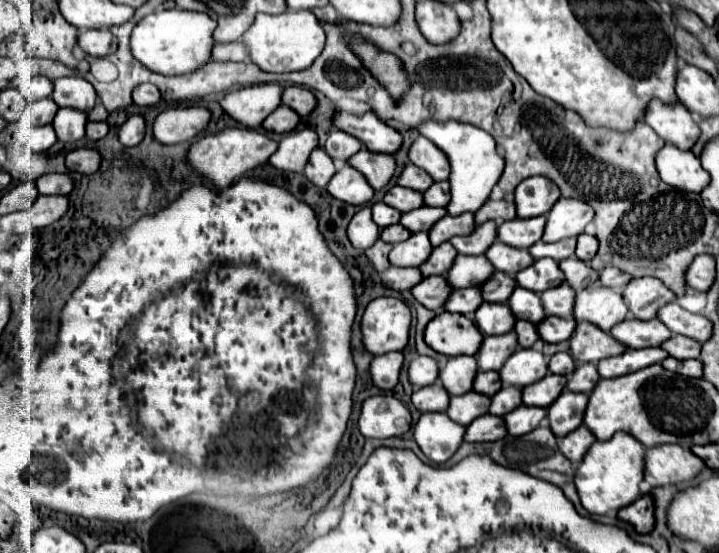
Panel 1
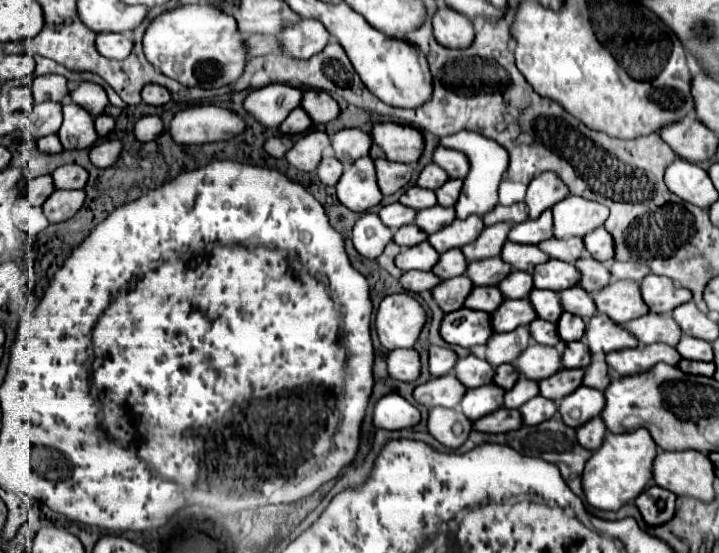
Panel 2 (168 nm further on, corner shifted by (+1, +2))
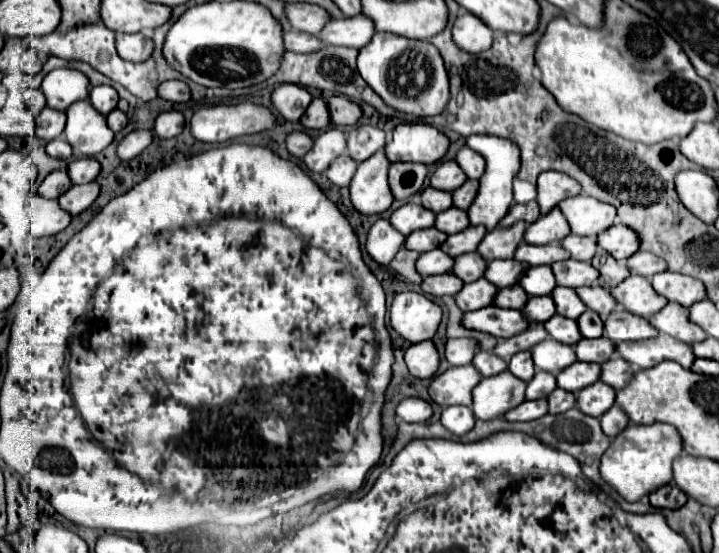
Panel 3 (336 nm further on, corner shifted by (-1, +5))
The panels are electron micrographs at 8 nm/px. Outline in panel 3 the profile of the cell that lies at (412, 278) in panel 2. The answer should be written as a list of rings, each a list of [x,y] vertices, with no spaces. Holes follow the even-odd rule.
[[[440,273],[440,275],[428,275],[428,277],[422,277],[422,283],[420,283],[420,289],[424,293],[430,293],[430,295],[436,295],[436,297],[442,297],[442,295],[454,295],[462,289],[464,283],[460,283],[460,279],[452,273]]]

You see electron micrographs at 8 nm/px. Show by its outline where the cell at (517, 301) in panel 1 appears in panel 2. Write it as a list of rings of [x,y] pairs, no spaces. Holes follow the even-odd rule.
[[[532,290],[530,302],[536,308],[538,316],[548,322],[556,322],[558,316],[564,312],[562,304],[558,300],[558,292],[554,292],[554,290]]]

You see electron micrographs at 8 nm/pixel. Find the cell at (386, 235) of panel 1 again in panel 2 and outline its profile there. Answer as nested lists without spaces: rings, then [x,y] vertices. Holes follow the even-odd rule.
[[[410,224],[410,226],[404,226],[400,228],[396,234],[394,234],[394,242],[398,246],[404,246],[404,248],[410,248],[414,244],[420,244],[420,242],[426,242],[428,240],[428,234],[422,232],[416,224]]]

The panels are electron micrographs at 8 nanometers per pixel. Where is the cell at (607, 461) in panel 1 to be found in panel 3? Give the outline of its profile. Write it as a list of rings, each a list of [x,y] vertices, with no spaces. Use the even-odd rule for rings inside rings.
[[[652,423],[652,425],[628,425],[620,435],[616,435],[610,447],[602,455],[600,477],[626,501],[634,503],[644,499],[650,491],[668,485],[672,481],[672,463],[682,453],[680,435],[672,425]]]

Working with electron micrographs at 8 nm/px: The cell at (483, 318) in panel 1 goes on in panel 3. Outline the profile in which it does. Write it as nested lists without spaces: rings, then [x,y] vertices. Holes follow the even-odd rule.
[[[548,295],[528,297],[526,305],[522,307],[522,313],[528,319],[528,323],[544,323],[544,321],[548,321],[548,317],[552,317],[556,313],[556,307],[552,305],[552,297],[548,297]]]

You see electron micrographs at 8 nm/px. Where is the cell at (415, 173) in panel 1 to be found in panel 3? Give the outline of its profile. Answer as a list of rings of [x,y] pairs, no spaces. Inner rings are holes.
[[[444,161],[436,167],[436,171],[430,177],[430,185],[442,191],[452,191],[460,187],[466,181],[464,171],[456,165],[456,161]]]

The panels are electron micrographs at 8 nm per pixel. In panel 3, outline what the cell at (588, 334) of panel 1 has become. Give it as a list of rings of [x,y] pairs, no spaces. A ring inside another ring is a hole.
[[[620,305],[608,315],[608,319],[604,321],[604,335],[614,341],[642,341],[642,339],[650,339],[656,337],[656,329],[652,329],[648,325],[646,319],[636,317],[624,309],[620,309]]]

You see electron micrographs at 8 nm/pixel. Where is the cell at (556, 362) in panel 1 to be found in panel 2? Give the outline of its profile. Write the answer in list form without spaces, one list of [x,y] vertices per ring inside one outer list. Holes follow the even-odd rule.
[[[582,340],[566,344],[564,356],[562,356],[564,368],[586,368],[590,364],[590,360],[592,360],[590,350],[586,348],[586,344]]]

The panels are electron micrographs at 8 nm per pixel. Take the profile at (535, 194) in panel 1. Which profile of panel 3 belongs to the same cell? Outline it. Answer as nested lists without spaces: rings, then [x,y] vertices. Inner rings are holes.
[[[544,171],[538,177],[538,199],[536,201],[540,205],[542,215],[554,209],[560,201],[574,197],[578,193],[580,193],[580,183],[560,171]]]

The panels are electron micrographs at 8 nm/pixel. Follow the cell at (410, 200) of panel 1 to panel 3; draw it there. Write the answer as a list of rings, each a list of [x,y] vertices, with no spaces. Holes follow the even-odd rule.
[[[426,187],[420,193],[420,201],[422,201],[422,207],[426,207],[434,213],[440,213],[440,211],[452,207],[452,195],[448,191],[440,191],[434,187]]]

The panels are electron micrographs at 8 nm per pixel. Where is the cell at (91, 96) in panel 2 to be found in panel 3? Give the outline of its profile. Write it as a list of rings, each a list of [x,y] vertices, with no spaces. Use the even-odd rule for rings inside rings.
[[[98,85],[98,87],[92,87],[90,89],[90,95],[88,95],[92,107],[102,113],[102,115],[108,115],[116,103],[118,103],[118,93],[116,89],[112,89],[110,85]]]

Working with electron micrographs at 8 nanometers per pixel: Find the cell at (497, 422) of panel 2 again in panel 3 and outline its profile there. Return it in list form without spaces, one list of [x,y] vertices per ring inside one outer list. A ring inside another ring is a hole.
[[[536,399],[536,401],[524,401],[516,409],[510,409],[502,419],[506,421],[534,421],[546,415],[546,401]]]

